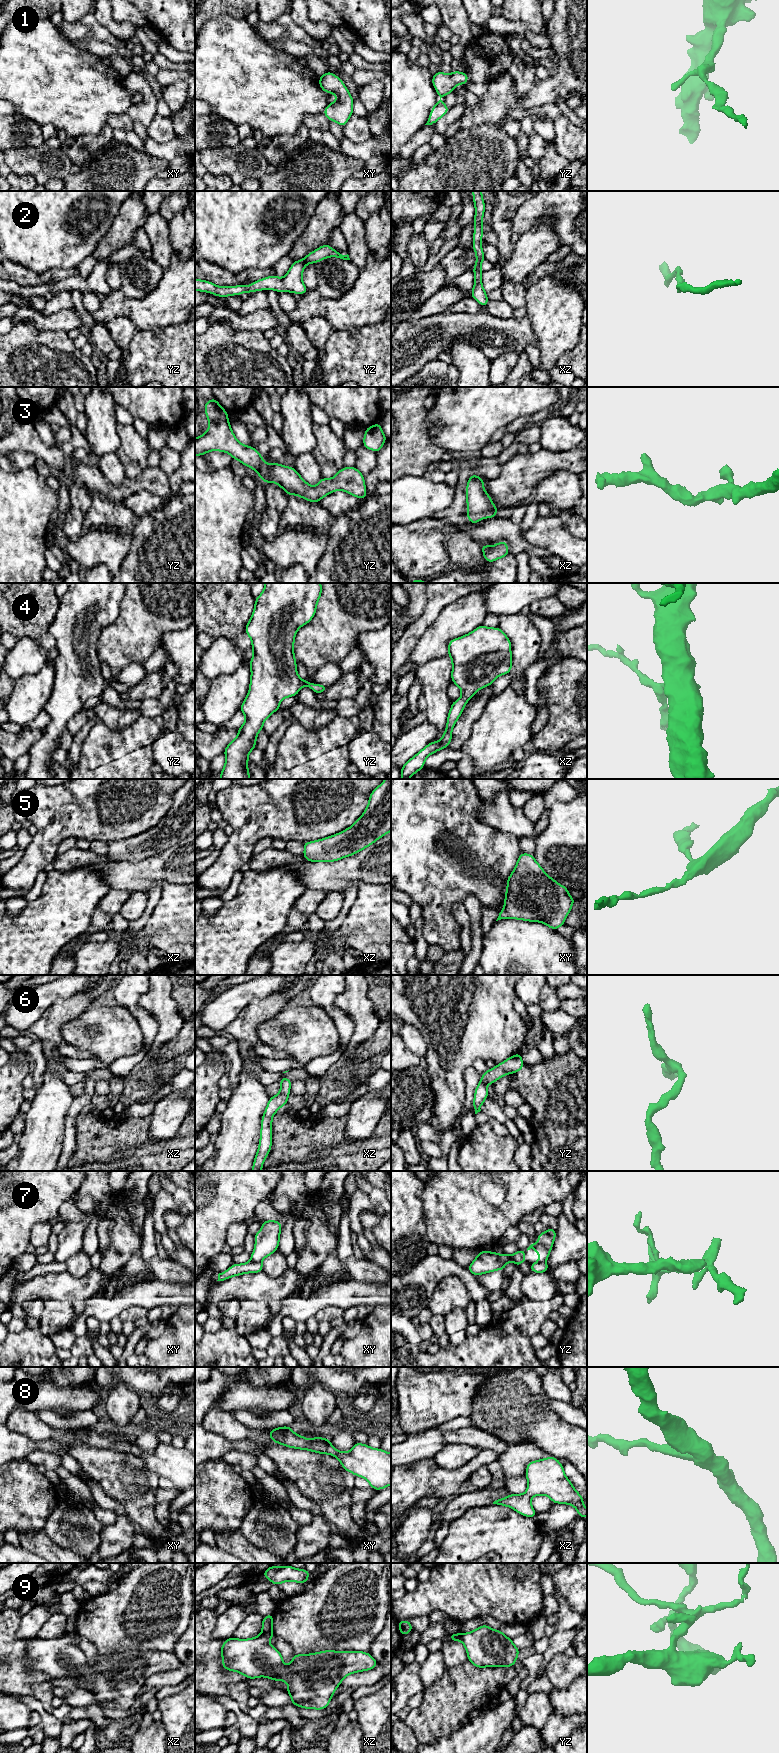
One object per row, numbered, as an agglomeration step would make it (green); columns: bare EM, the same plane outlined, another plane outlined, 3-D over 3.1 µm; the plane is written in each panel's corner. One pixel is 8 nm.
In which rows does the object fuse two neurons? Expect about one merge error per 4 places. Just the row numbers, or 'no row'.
7

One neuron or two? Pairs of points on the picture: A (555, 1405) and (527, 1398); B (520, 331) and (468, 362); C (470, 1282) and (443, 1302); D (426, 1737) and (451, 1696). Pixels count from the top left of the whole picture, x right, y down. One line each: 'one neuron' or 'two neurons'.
A: two neurons
B: two neurons
C: two neurons
D: one neuron

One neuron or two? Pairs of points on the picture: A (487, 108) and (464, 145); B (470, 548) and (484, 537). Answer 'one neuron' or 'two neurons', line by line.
A: two neurons
B: two neurons

